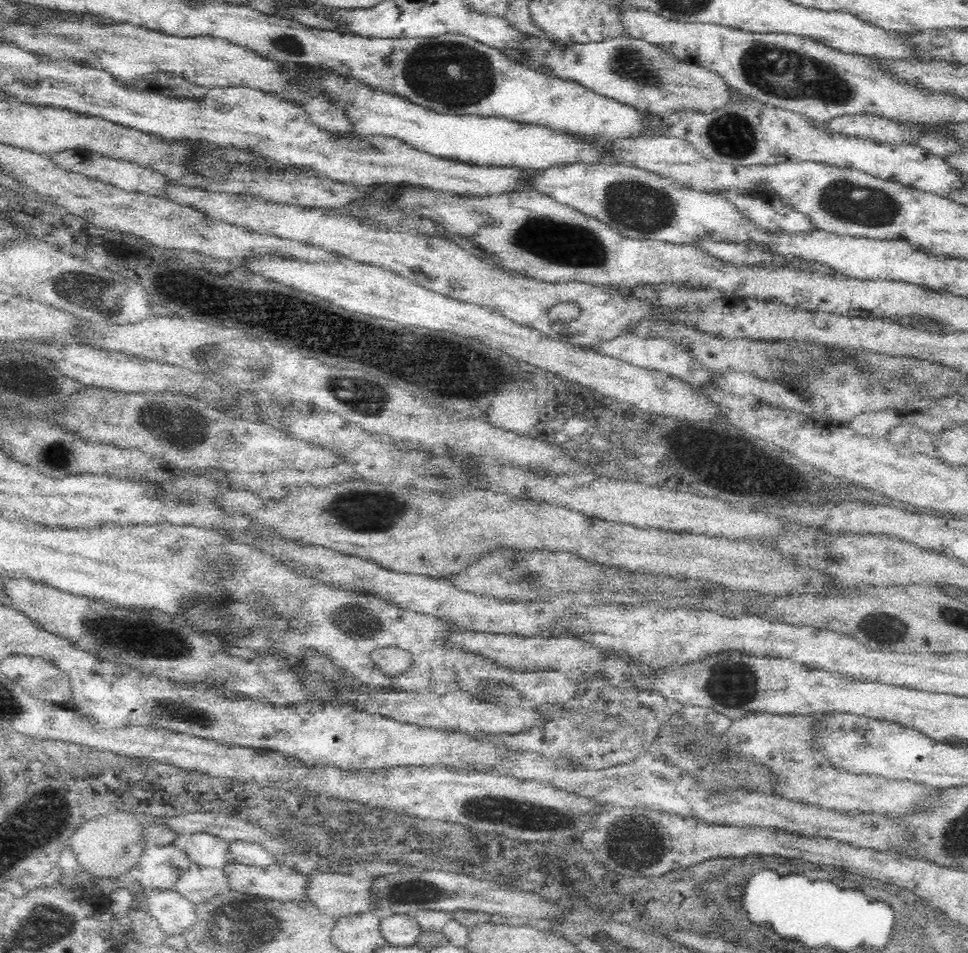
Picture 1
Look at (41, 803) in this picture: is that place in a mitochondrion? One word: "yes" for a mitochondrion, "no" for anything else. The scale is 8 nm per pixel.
yes

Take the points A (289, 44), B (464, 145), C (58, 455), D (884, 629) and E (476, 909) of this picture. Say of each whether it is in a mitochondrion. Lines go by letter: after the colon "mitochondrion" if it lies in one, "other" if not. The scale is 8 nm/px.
A: mitochondrion
B: other
C: mitochondrion
D: mitochondrion
E: other

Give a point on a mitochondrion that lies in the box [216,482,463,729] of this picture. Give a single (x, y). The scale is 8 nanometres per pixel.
(370, 511)

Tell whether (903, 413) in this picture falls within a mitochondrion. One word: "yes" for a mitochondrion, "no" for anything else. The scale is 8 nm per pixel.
no

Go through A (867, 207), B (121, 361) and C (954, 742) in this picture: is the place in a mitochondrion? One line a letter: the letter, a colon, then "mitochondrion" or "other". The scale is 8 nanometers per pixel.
A: mitochondrion
B: other
C: other

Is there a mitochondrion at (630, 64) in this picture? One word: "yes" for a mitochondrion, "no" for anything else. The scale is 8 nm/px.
yes

